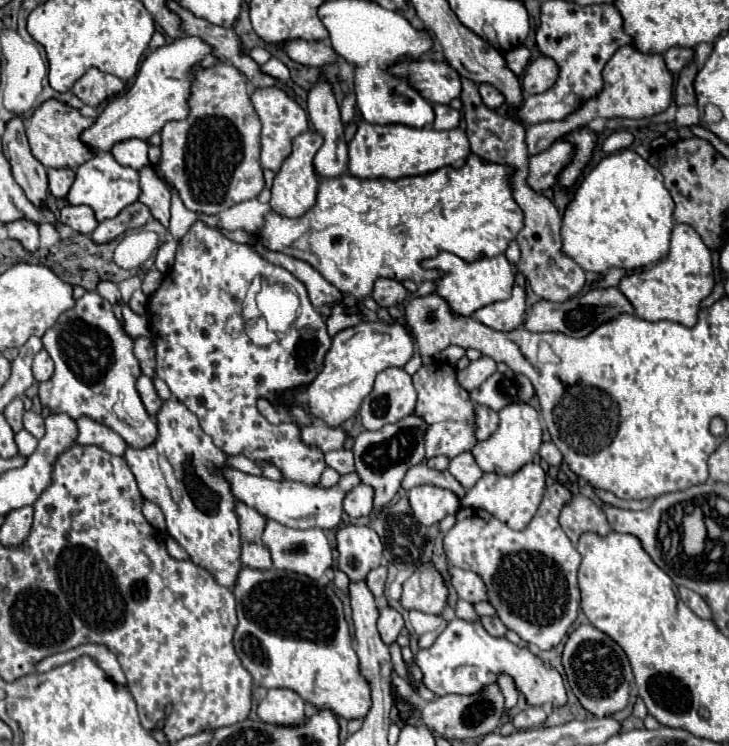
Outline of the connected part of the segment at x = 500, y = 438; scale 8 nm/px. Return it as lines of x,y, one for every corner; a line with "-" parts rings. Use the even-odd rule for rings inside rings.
509,404
499,412
499,428
497,432
485,440
477,442
475,448
471,450
479,468
495,468
499,474
515,474
521,466
533,460
533,456
539,452
541,446
541,436
543,436
543,426
537,410
529,404

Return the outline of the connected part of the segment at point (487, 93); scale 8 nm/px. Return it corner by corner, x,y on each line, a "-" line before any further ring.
481,84
479,86
479,94
483,98
483,102
489,106
489,108
499,108
501,104
505,104
505,96
493,86
493,84

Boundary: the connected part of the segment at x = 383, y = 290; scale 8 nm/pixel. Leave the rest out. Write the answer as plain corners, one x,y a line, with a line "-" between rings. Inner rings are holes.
377,278
375,286
373,286
373,300
383,306
383,308
389,308
389,306
399,306
407,300
407,290
401,282
397,280
391,280
391,278

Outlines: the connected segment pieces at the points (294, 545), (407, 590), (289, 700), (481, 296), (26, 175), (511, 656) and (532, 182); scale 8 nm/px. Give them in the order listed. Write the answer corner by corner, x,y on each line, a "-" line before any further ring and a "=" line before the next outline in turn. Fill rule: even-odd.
275,520
265,522
265,530
261,536
265,548
271,552
273,566
279,570
291,570
309,578
321,578
327,568
333,566
333,556
331,556
331,546
327,542
327,536
321,528
305,528
305,530
295,530
289,526
283,526
=
421,564
405,582
401,606
405,610
421,610
425,614
443,614
449,590
443,576
433,564
=
273,688
273,690
267,690
267,696
259,702
257,716
263,722
297,726
297,722
305,722
303,706
305,702
297,692
289,688
=
441,252
437,258
425,260
423,266
441,268
445,272
443,278
435,280
437,282
435,292
449,302
449,306
455,314
461,314
461,316
471,316
477,308
487,306
489,302
499,302
499,300
509,298
511,288
515,284
515,274
517,274
517,268
513,264
509,264
503,254
497,258
481,258
473,264
467,264
461,258
457,258
455,254
=
15,116
7,122
3,134
3,154
13,168
13,176
17,184
23,188
25,196
41,206
45,204
47,196
47,168
31,154
27,136
25,136
25,122
=
461,618
449,622
431,648
417,652
415,662
423,672
423,684
433,690
435,696
475,694
483,686
497,680
501,672
507,672
515,678
519,692
531,706
563,706
567,702
563,678
555,668
545,666
529,648
519,648
507,638
495,638
487,634
487,630
479,622
471,624
=
565,138
555,140
545,152
531,156
527,184
537,192
551,188
557,182
561,170
573,160
573,156
575,146
569,140

